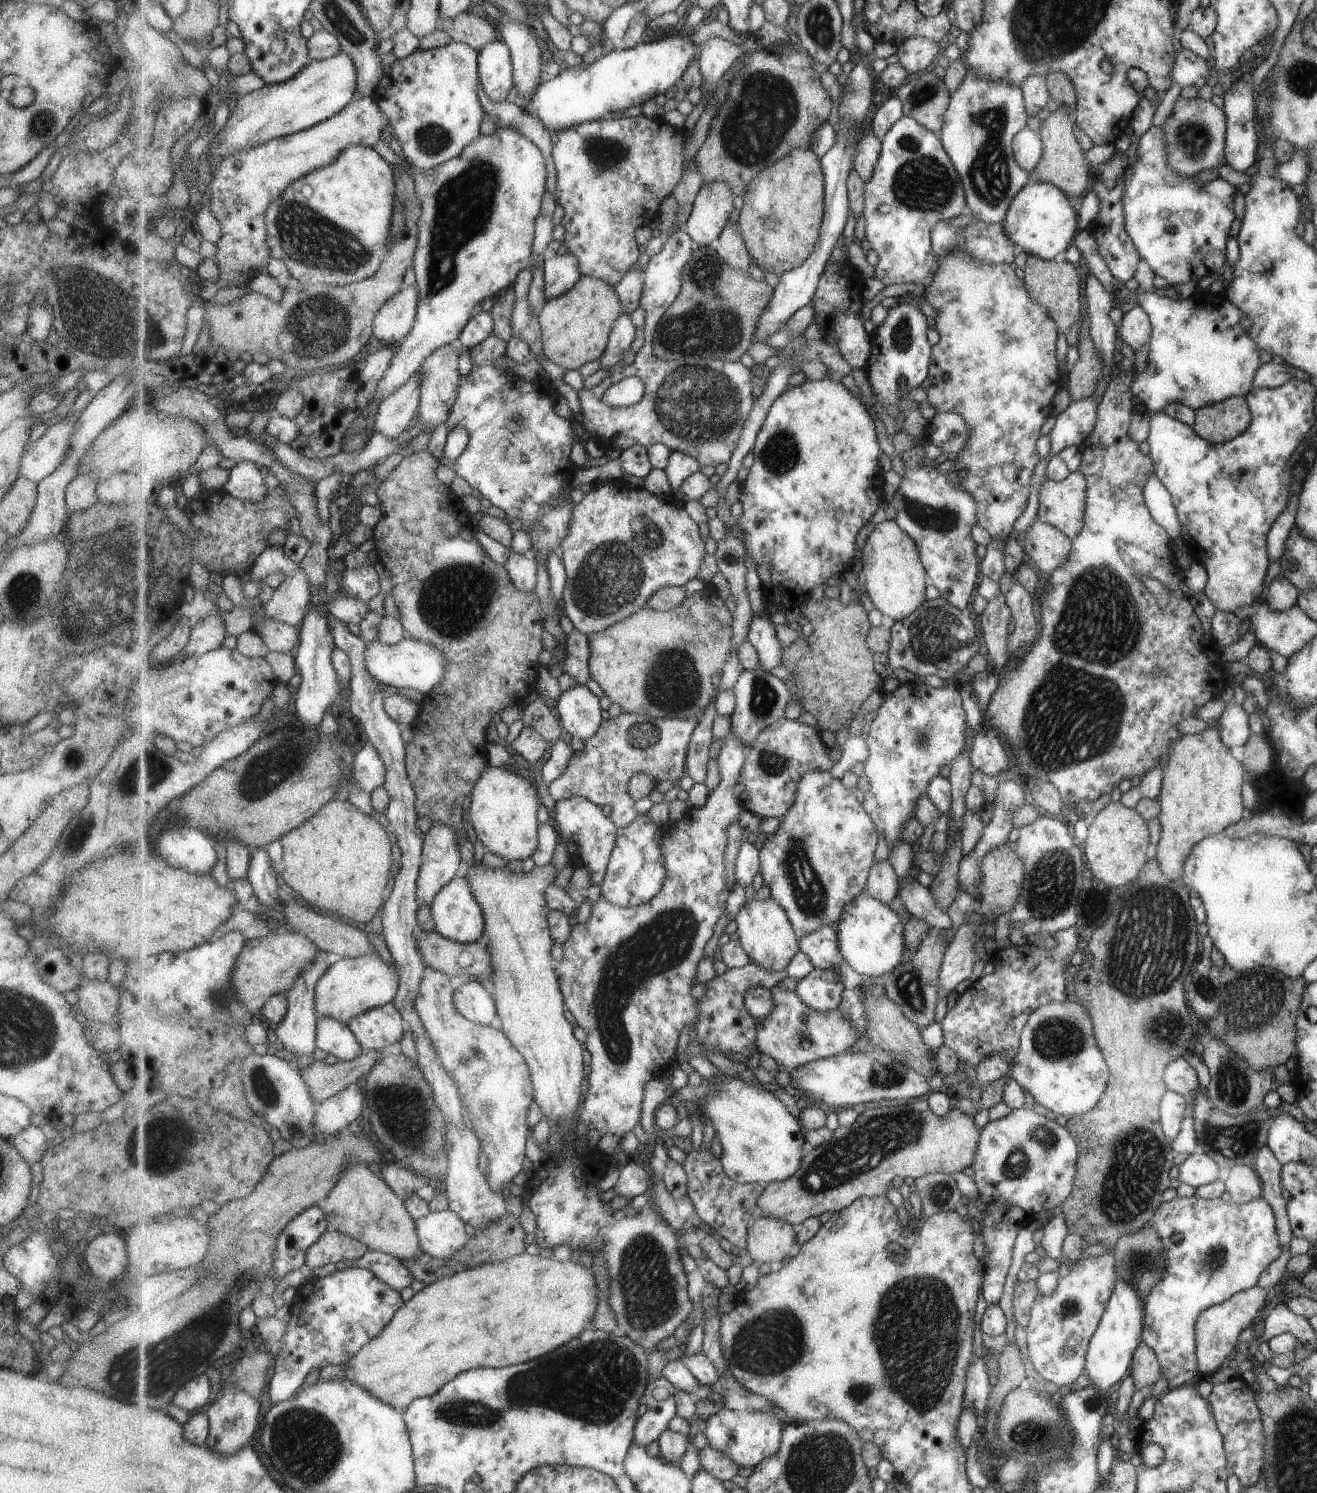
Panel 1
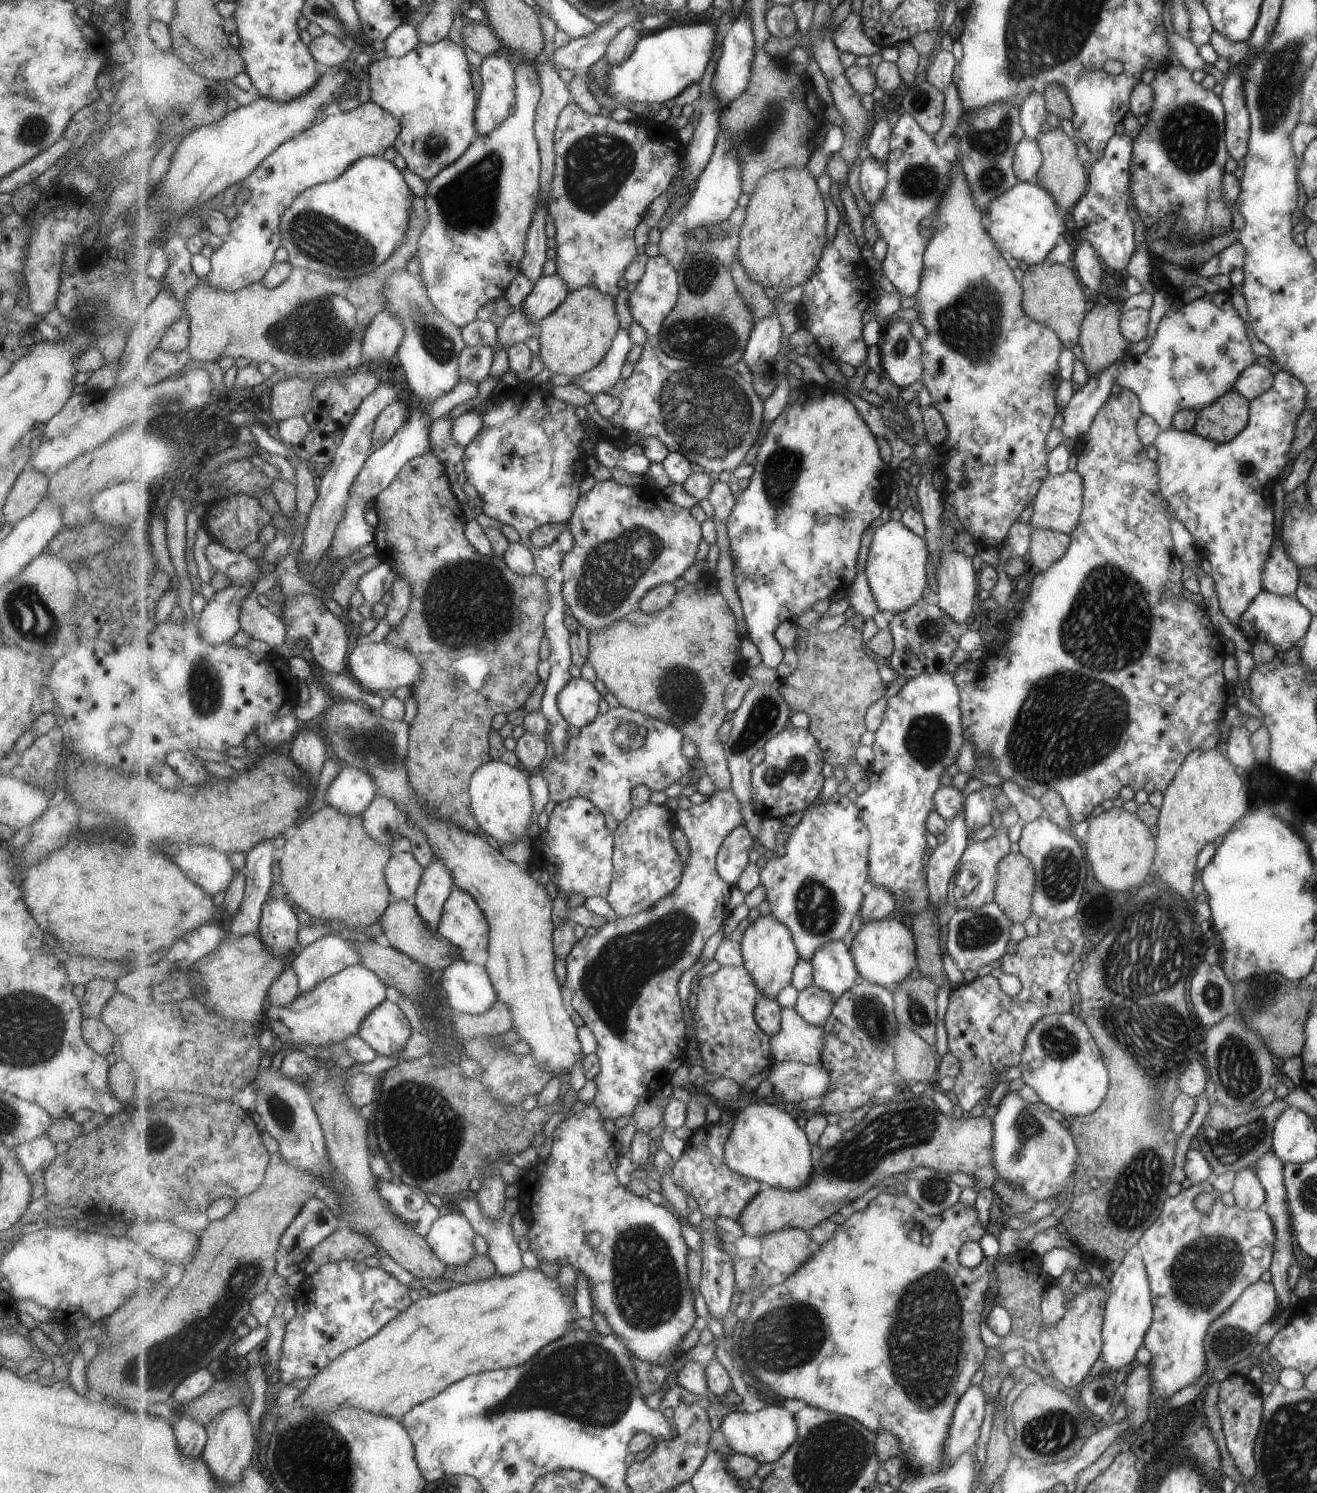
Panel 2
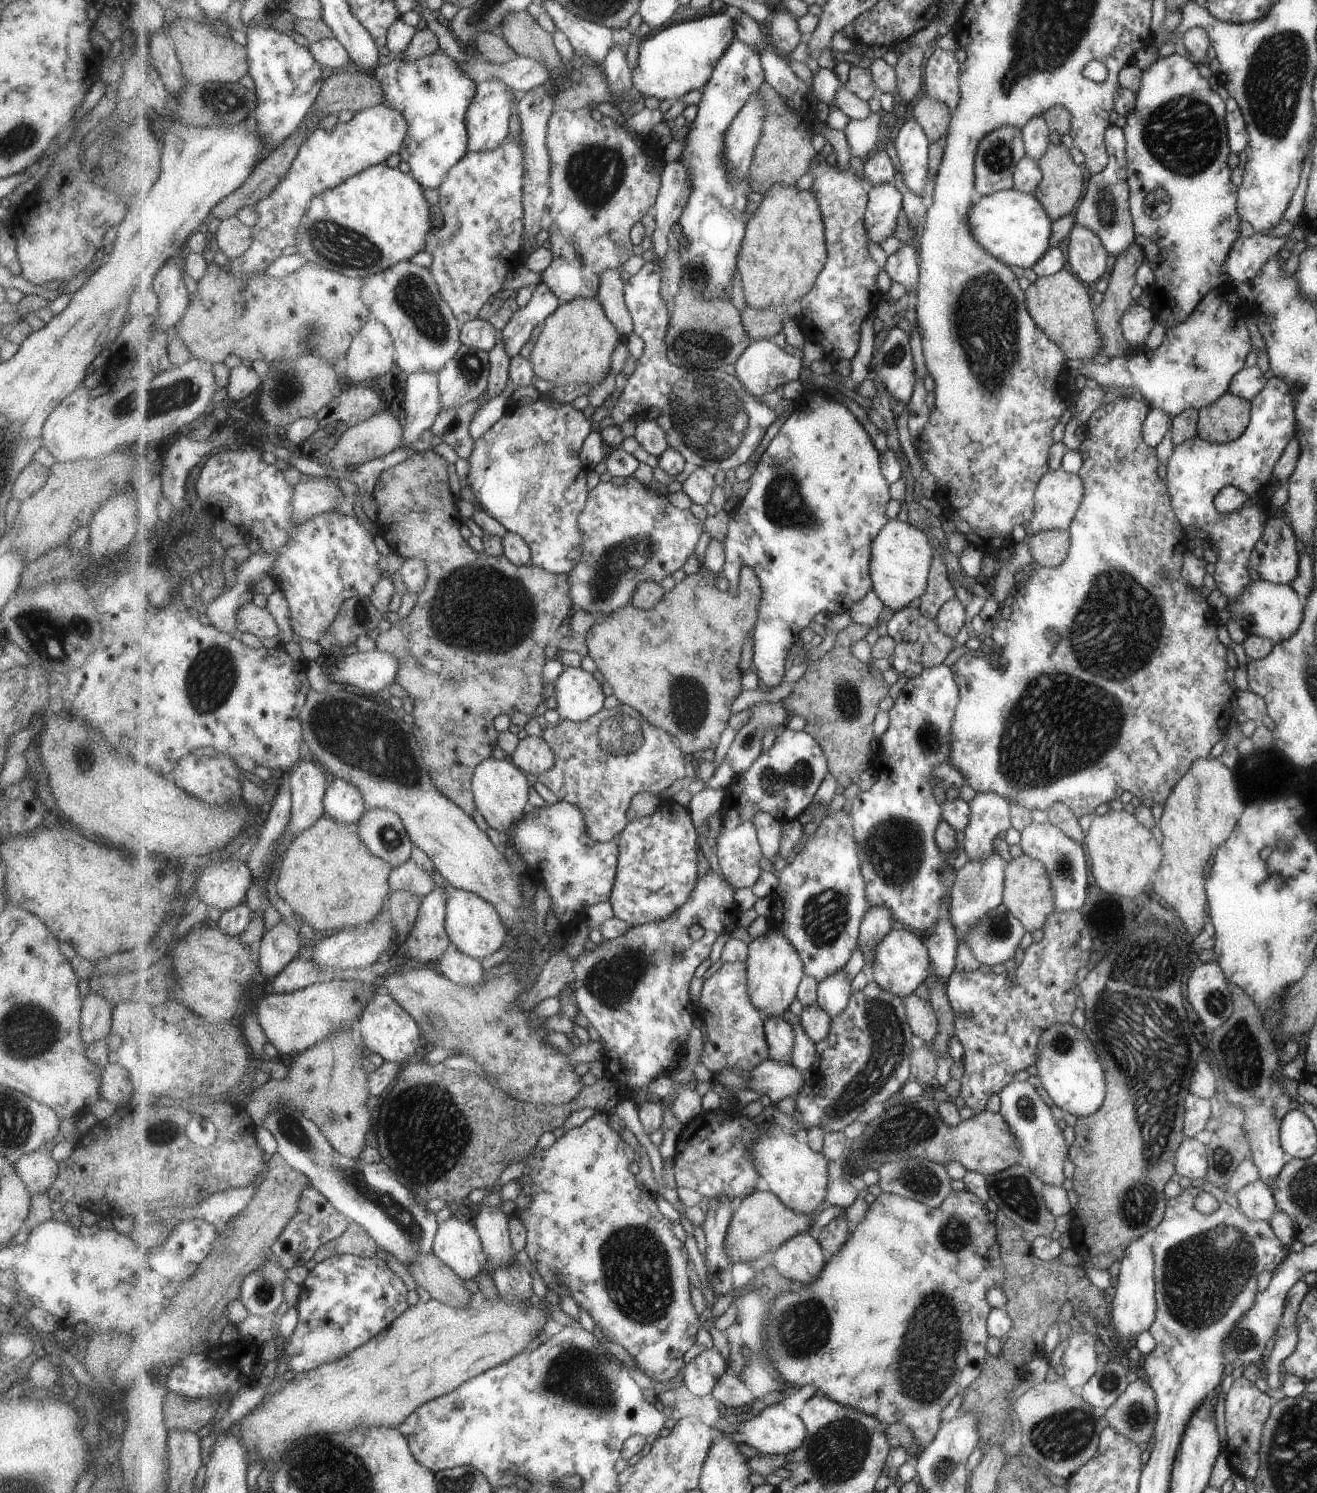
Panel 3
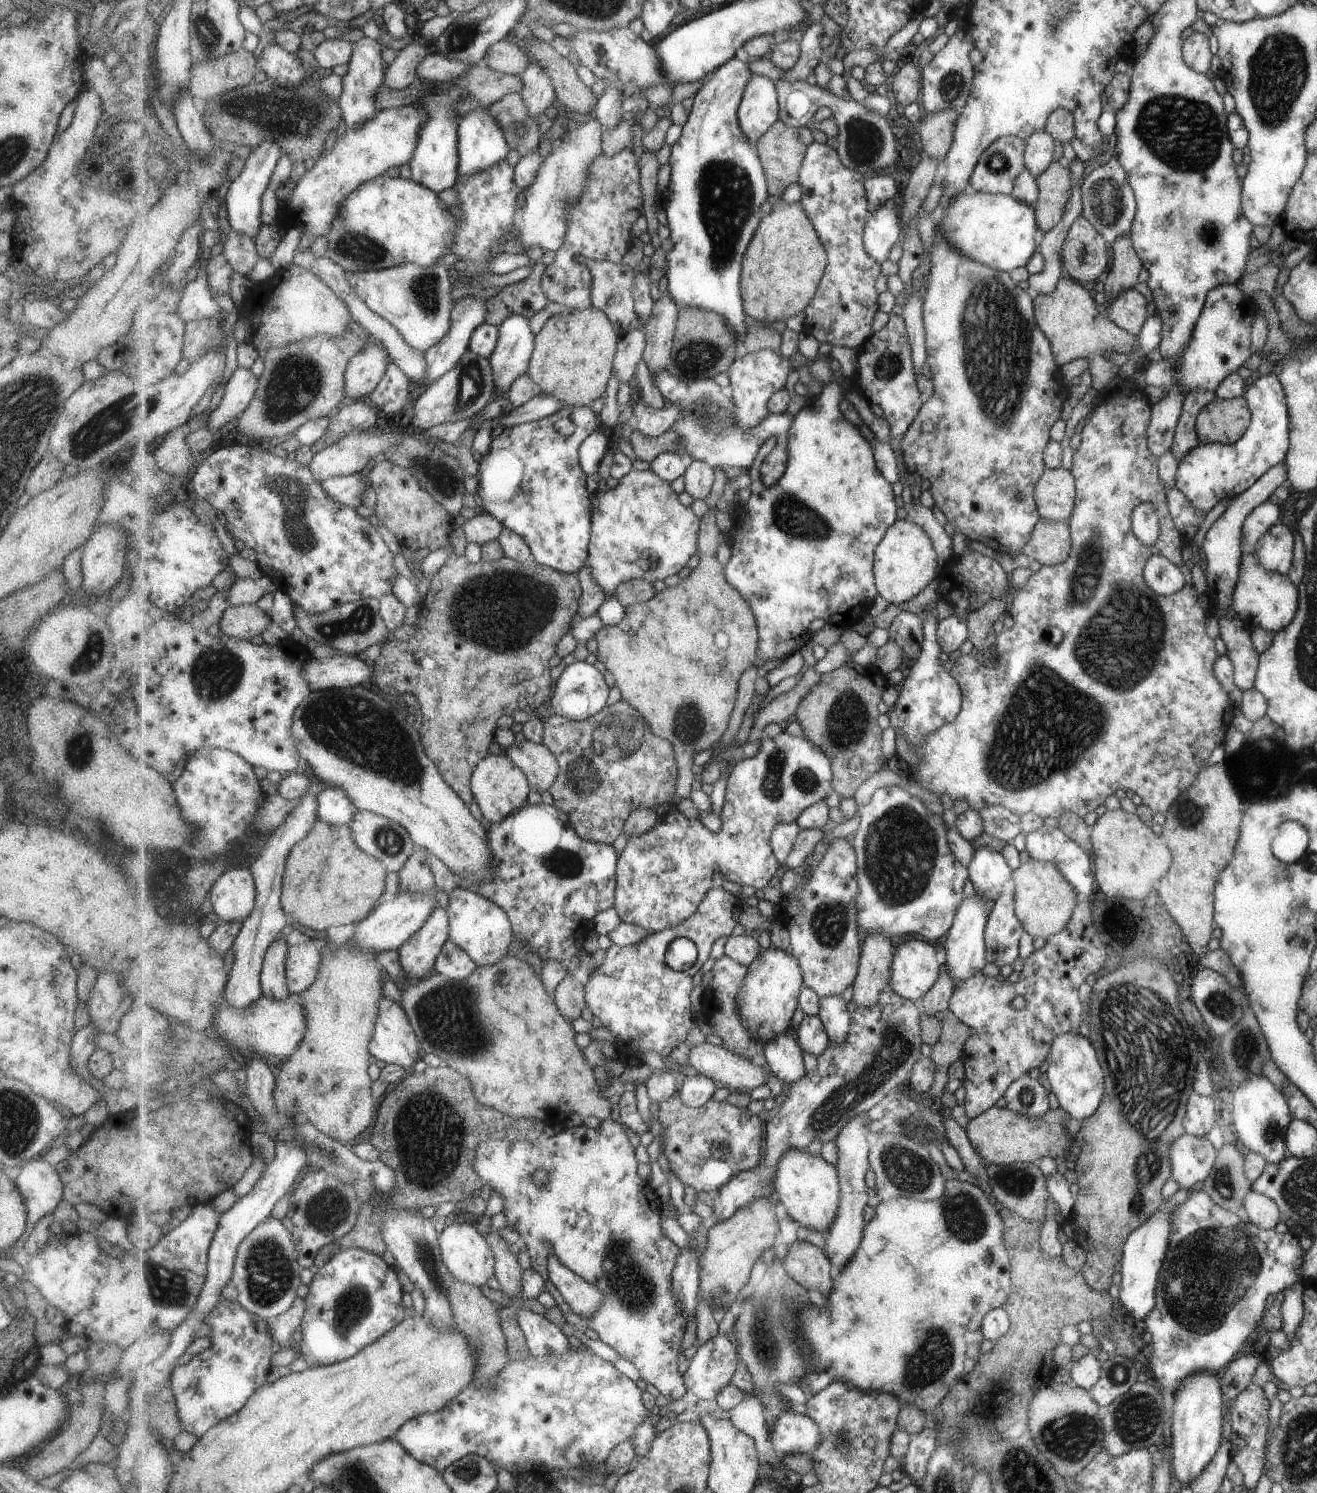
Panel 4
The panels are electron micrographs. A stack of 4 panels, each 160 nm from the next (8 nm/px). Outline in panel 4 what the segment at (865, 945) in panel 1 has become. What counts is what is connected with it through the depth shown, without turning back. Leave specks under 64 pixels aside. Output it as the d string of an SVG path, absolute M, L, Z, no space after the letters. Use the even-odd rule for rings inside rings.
M925 940L903 942L894 951L889 987L903 998L917 1000L933 988L941 969L933 944Z

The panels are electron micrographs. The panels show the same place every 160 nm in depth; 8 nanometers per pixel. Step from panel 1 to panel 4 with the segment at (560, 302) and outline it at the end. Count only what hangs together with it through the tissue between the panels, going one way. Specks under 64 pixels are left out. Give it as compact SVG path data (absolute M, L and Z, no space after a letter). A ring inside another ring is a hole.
M594 306L585 310L574 309L568 315L553 314L536 335L536 343L528 373L541 392L557 397L564 406L587 407L593 400L602 398L613 376L613 360L617 354L619 331L602 310Z

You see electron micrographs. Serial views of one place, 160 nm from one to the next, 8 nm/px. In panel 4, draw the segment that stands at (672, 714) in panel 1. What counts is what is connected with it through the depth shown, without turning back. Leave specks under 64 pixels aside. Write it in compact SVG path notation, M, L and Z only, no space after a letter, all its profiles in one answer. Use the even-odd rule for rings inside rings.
M709 509L709 512L702 518L700 526L700 534L698 536L698 553L700 554L700 563L691 570L688 577L679 581L675 586L667 587L665 590L659 591L651 600L644 603L632 604L626 607L626 615L614 625L603 625L603 628L596 634L597 642L597 660L602 662L608 672L615 676L615 684L622 690L622 700L627 701L634 709L637 709L651 725L652 731L661 738L669 740L676 748L676 757L680 770L680 777L676 784L677 799L687 798L697 785L698 774L693 764L693 758L703 752L709 750L711 746L715 746L715 742L720 742L723 738L723 732L727 732L729 728L729 720L731 720L731 712L735 708L737 702L737 690L739 690L739 680L745 674L745 670L749 666L754 665L758 660L758 652L760 643L760 632L750 602L735 588L726 577L726 565L721 564L717 560L717 550L719 550L719 541L724 537L717 520L715 520L715 512L717 510ZM717 636L727 636L729 644L723 646L717 642Z

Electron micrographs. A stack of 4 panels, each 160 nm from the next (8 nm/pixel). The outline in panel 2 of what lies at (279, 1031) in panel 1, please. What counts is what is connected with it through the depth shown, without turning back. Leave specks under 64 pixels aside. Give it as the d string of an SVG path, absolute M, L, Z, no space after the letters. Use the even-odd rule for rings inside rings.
M330 934L302 948L290 965L299 977L301 993L306 993L330 976L361 962L362 954L352 942Z

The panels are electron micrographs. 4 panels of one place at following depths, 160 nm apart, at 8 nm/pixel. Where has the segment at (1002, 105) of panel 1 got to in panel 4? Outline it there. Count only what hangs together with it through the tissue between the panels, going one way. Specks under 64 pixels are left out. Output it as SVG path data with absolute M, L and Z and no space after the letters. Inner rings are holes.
M1015 135L996 138L981 152L972 168L969 186L977 192L1009 195L1015 178L1025 169L1024 148L1026 141Z

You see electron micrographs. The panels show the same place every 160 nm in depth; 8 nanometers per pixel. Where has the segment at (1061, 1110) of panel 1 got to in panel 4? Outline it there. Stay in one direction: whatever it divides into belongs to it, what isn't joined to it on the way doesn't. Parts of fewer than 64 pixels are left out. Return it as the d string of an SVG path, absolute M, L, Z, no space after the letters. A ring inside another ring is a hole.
M1061 1033L1053 1039L1049 1051L1045 1076L1050 1084L1050 1091L1056 1096L1058 1106L1069 1118L1078 1122L1095 1112L1103 1096L1103 1074L1097 1064L1097 1056L1087 1037L1079 1033Z

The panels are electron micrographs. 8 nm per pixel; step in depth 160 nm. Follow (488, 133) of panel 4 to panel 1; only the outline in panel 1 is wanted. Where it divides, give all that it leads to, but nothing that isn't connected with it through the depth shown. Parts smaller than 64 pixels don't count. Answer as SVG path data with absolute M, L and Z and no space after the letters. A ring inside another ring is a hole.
M505 42L488 44L480 53L479 68L482 88L493 102L505 102L514 86L512 52Z

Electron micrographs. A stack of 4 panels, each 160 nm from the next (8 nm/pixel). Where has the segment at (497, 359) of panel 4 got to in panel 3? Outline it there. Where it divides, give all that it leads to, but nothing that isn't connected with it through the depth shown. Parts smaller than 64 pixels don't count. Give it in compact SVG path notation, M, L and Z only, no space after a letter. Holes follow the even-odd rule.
M545 282L532 288L533 295L527 306L520 308L500 332L506 351L511 358L526 354L534 338L531 334L559 307L559 297Z

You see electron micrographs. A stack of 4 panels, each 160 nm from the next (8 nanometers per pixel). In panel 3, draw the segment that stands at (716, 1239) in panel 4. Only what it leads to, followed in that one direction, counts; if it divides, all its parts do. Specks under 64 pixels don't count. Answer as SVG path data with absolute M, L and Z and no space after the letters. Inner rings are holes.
M771 1190L755 1191L739 1202L727 1231L725 1250L734 1263L760 1263L762 1254L773 1253L796 1234L807 1232L814 1219L815 1215L798 1213L789 1208Z

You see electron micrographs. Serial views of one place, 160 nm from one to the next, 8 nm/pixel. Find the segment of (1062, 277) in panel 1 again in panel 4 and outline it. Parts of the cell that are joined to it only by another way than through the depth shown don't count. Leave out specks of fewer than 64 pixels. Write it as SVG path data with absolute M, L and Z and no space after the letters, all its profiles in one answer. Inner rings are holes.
M1060 278L1056 290L1051 295L1034 297L1033 308L1036 313L1037 326L1051 344L1055 362L1063 366L1075 358L1093 360L1108 353L1127 353L1137 345L1137 336L1121 330L1107 317L1097 312L1091 296L1071 278Z

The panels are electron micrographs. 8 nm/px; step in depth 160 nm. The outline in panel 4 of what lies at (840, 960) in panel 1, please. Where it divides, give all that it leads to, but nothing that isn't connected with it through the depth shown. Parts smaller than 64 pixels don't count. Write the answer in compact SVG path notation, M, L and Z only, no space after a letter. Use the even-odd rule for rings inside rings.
M841 995L820 999L820 1017L825 1025L830 1042L843 1044L849 1036L852 1025L852 1013Z

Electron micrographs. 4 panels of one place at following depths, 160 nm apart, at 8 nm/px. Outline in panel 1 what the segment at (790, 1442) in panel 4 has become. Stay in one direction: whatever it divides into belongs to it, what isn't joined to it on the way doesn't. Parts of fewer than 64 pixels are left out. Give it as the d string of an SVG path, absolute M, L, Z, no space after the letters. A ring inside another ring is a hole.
M723 1408L706 1421L705 1436L709 1440L709 1446L733 1458L739 1467L751 1468L779 1452L785 1430L783 1423L776 1415L763 1410L752 1412Z

